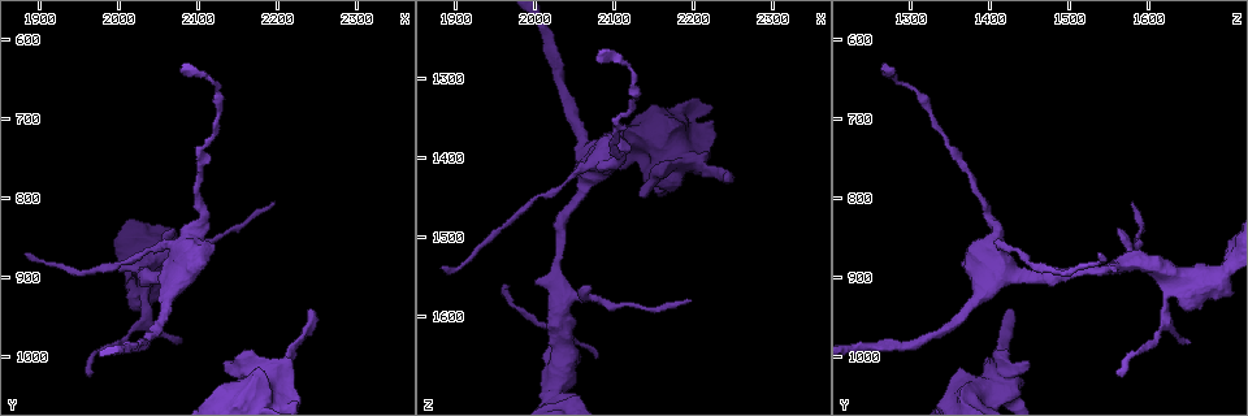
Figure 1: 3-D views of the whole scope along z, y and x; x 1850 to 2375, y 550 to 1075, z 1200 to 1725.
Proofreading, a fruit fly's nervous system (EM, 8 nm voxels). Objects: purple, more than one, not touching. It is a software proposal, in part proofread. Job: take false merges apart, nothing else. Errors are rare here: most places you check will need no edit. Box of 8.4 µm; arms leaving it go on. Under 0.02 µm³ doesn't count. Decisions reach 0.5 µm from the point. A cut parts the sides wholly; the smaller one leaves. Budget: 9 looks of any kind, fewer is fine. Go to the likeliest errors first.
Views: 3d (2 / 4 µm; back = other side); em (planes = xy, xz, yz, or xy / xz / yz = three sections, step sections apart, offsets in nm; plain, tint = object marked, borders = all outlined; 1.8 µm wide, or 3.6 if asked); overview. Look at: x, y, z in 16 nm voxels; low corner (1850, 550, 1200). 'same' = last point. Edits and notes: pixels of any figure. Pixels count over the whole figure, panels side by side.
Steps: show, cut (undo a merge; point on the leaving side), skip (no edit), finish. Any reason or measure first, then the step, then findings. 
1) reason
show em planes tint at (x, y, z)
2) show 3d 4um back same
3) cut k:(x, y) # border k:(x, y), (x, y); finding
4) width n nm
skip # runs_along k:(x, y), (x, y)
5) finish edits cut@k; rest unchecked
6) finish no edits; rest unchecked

calibre changes
show 3d 4um at (2160, 1045, 1405)

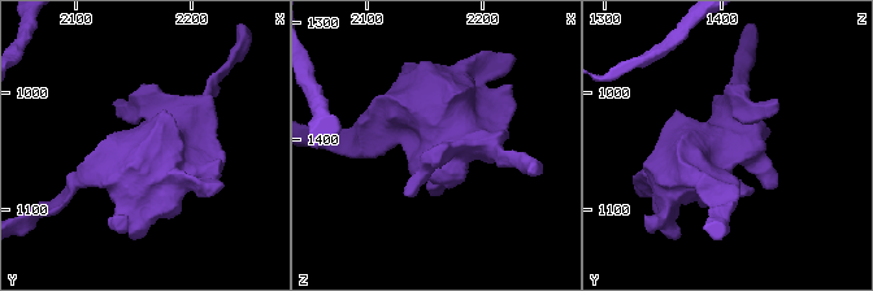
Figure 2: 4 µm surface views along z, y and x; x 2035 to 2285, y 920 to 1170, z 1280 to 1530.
need the tissue
show em planes tint at (2162, 1048, 1398)

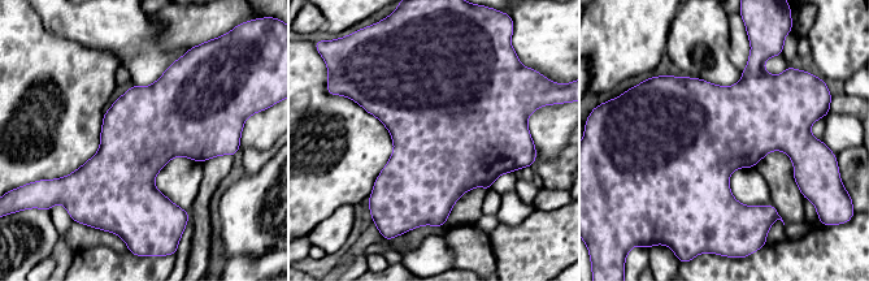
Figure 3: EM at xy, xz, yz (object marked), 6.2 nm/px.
skip # all the same neuron

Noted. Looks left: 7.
sudden change in width
show em 3.6um xz step 8 tint at (2100, 835, 1405)

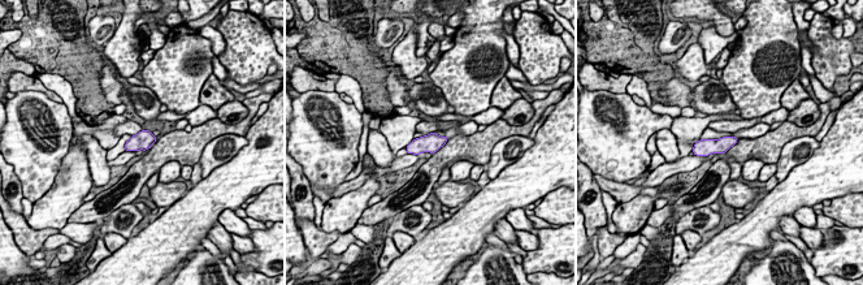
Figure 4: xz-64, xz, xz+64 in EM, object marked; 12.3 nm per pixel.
another direction
show em 3.6um planes tint same

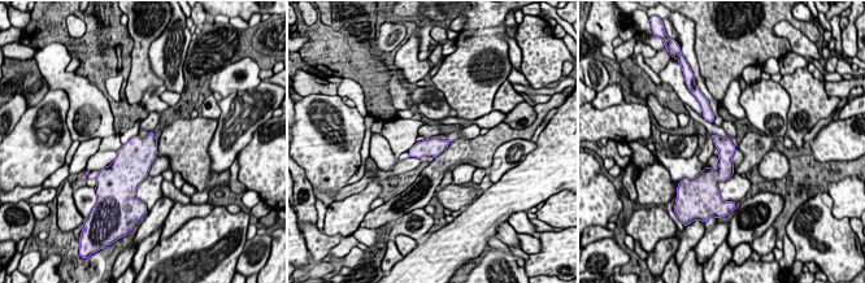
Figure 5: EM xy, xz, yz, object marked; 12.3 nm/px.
width 200 nm
skip # one neuron here

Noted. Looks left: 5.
show 3d 2um at (2030, 895, 1515)

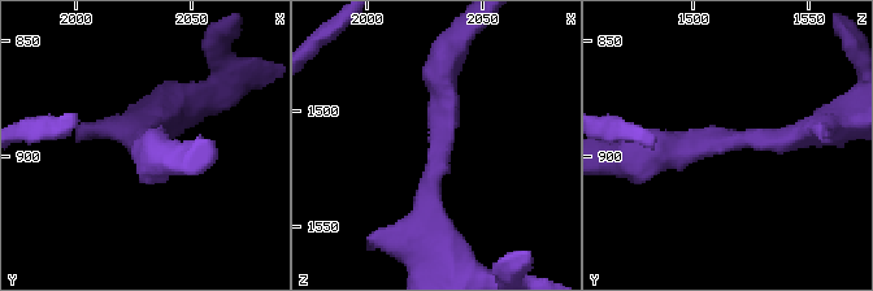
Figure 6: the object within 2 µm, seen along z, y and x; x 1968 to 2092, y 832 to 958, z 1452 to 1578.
now the EM
show em planes plain at (2031, 893, 1514)

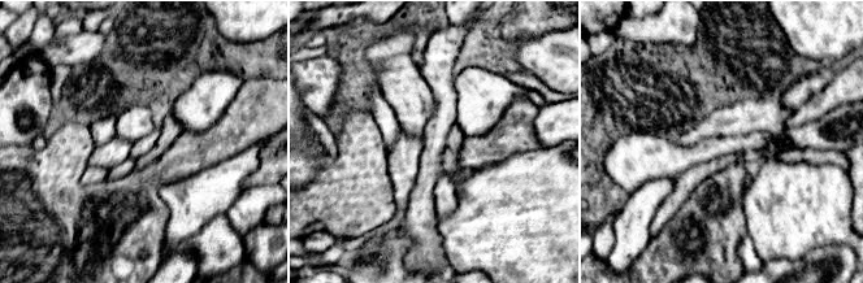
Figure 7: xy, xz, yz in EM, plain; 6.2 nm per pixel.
where the object lies
show em planes tint same

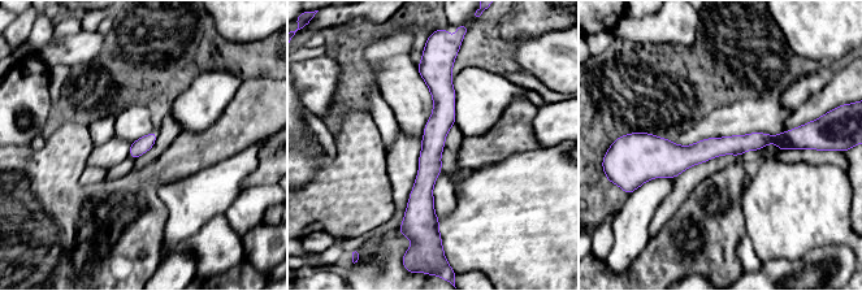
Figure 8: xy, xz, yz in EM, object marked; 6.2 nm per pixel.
width 90 nm
skip # runs_along 8:(427, 68), (441, 86), (424, 182), (434, 224); one neuron here

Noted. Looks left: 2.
sharp bend
show 3d 4um at (2035, 900, 1645)

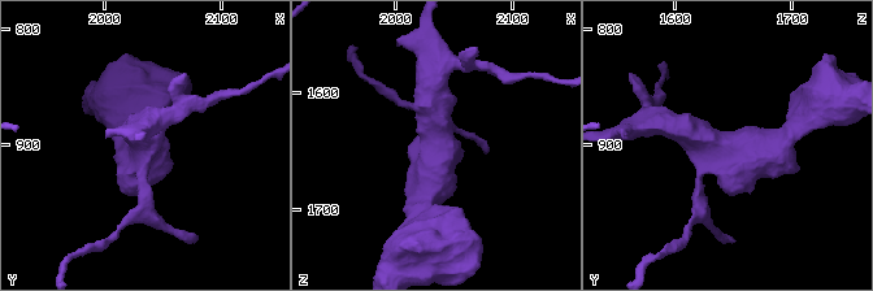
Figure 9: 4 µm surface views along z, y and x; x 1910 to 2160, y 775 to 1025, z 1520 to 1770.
show em 3.6um planes tint at (2034, 902, 1640)

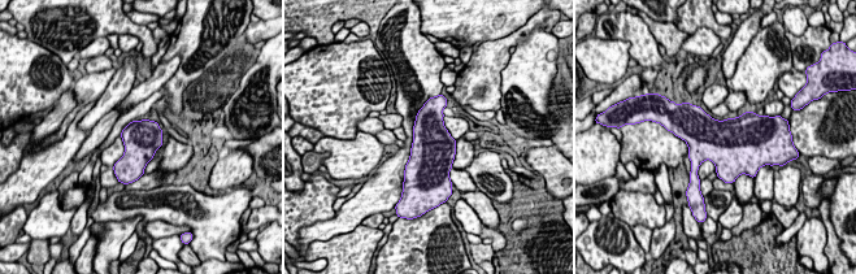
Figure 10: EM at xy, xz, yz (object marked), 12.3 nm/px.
width 460 nm
skip # one neuron here

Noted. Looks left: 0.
finish no edits; rest unchecked

